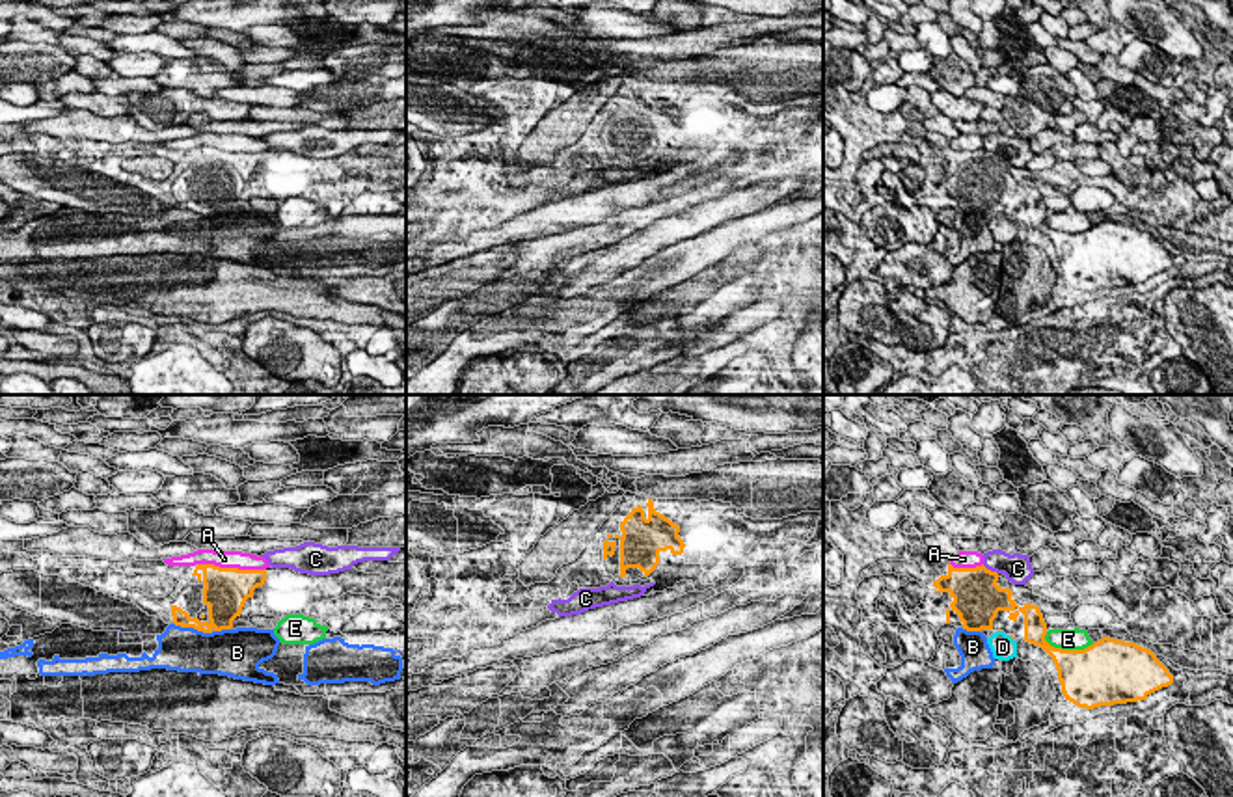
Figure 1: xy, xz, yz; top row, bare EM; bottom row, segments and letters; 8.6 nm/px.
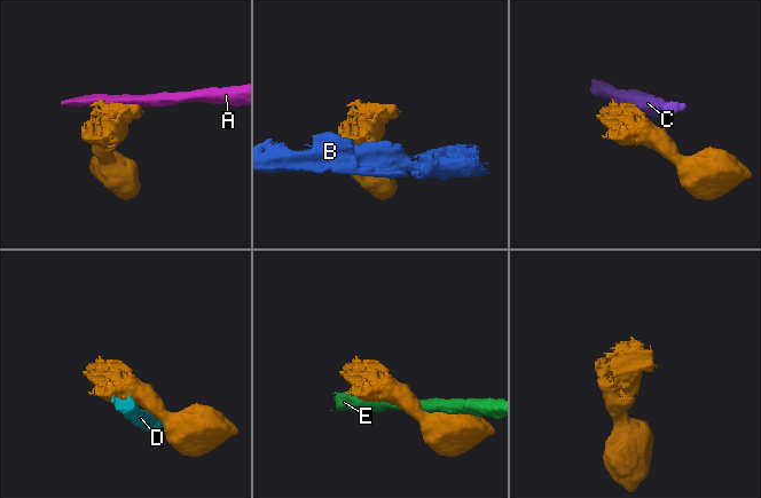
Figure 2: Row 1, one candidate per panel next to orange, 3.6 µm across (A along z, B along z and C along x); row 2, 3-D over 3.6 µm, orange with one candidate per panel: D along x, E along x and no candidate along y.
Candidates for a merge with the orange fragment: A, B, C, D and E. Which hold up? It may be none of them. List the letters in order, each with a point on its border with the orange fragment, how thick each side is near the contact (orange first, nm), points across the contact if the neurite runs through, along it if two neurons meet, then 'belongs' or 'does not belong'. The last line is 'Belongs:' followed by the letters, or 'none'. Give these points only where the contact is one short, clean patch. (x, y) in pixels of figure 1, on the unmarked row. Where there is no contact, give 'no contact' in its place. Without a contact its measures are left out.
A: meets orange in xy at (231, 151); 380 nm thick on the orange side, 160 nm on the other; does not belong
B: meets orange in xy at (202, 213); 260 nm thick on the orange side, 380 nm on the other; border along xy (174, 205), (203, 215), (230, 213); does not belong
C: meets orange in yz at (989, 153); 400 nm thick on the orange side, 240 nm on the other; does not belong
D: no contact; does not belong
E: meets orange in yz at (1068, 233); 420 nm thick on the orange side, 190 nm on the other; does not belong
Belongs: none

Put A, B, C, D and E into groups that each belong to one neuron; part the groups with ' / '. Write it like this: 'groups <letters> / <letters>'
groups A / B / C / D / E

